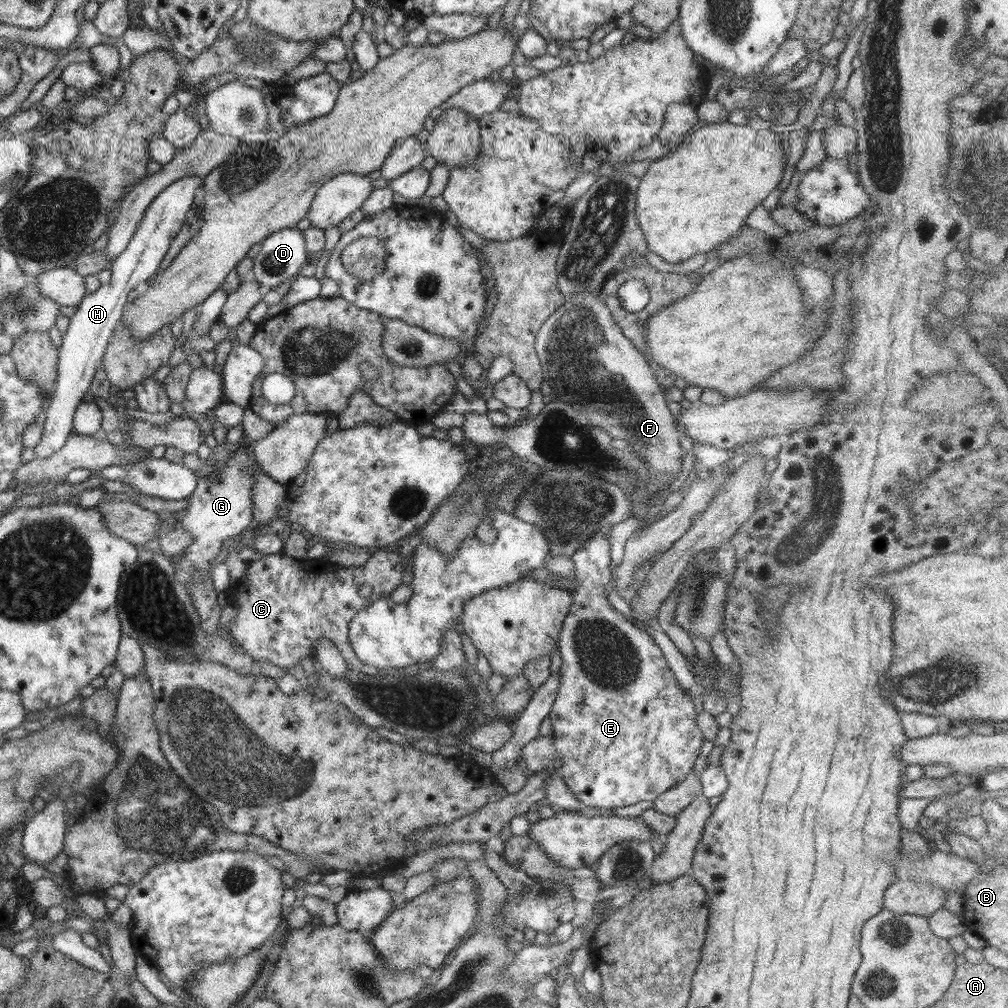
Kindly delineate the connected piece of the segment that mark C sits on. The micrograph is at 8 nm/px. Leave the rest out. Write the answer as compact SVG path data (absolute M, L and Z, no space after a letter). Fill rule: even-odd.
M396 548L381 549L370 555L370 558L359 567L344 567L326 559L294 559L284 552L263 555L256 560L246 561L243 577L236 586L230 586L222 600L238 610L234 621L230 623L231 636L247 651L252 659L268 662L278 668L291 668L300 664L300 657L314 657L316 641L326 637L339 648L349 669L366 676L382 672L362 664L353 651L349 641L350 621L354 615L370 602L389 598L390 592L402 584L402 556ZM370 584L372 592L368 597L358 595L358 586Z

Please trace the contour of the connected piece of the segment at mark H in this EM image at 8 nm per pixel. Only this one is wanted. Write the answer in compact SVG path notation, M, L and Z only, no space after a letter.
M185 176L172 182L144 212L144 219L130 239L128 247L112 262L110 282L101 284L93 293L88 293L76 306L70 326L62 337L59 348L59 363L56 390L50 393L51 400L46 410L46 422L41 425L40 442L33 448L38 458L48 458L67 443L73 434L73 416L82 397L89 390L97 372L97 364L105 355L106 347L122 321L124 305L132 289L141 289L154 275L166 256L172 239L186 223L186 216L197 201L203 186L199 176Z

